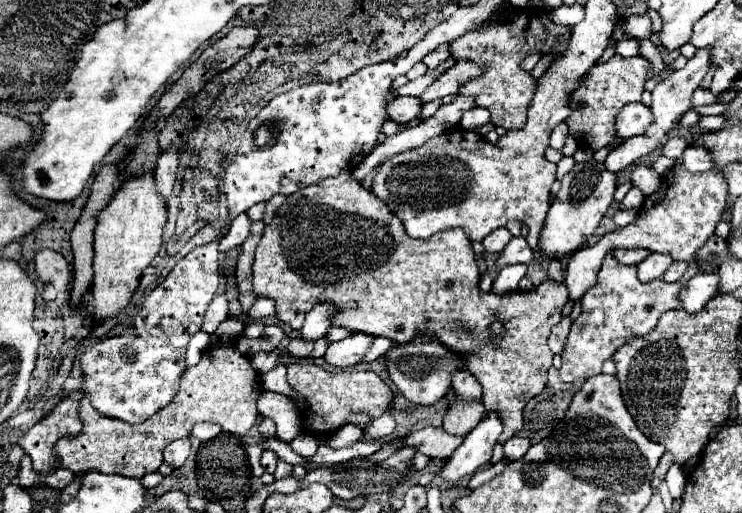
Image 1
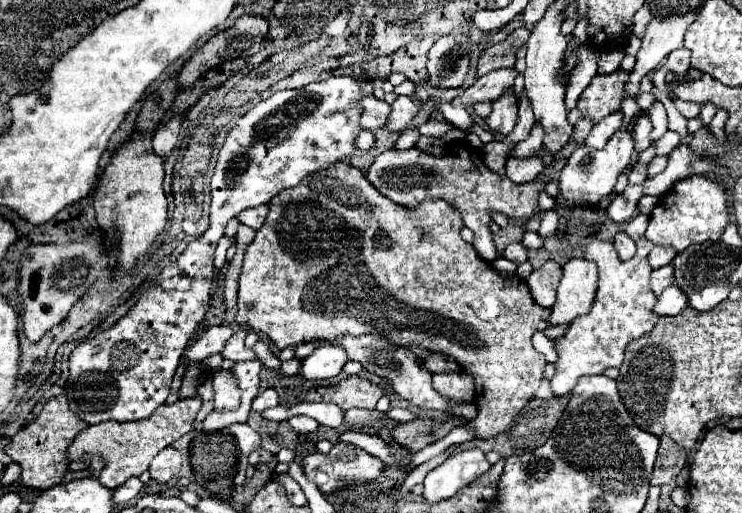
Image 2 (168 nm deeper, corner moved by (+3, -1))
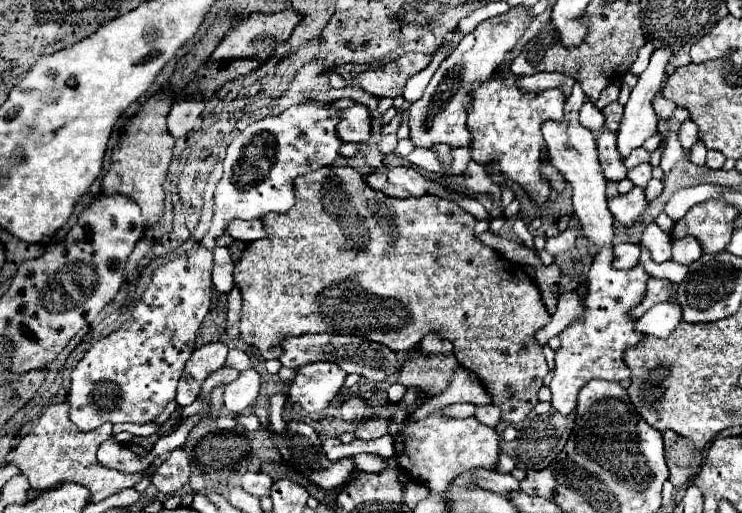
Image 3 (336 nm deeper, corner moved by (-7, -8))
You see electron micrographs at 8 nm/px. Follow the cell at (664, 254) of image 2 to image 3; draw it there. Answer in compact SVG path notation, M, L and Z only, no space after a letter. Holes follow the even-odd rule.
M677 240L673 242L673 262L679 264L691 264L693 260L697 260L703 254L703 250L699 248L697 240Z

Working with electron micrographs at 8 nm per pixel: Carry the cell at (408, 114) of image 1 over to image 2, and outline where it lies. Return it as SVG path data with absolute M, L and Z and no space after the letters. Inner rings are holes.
M363 97L361 107L363 107L361 129L369 129L369 131L377 131L379 127L383 127L391 111L391 107L385 101L379 101L375 97Z

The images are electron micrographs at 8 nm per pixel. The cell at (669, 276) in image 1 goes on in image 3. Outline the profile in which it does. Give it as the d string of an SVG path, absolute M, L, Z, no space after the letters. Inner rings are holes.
M651 278L647 282L647 292L643 298L643 304L639 308L635 308L635 312L631 312L631 316L639 318L643 316L649 308L653 308L659 302L667 302L671 298L673 292L673 282L671 280L659 280L659 278Z

